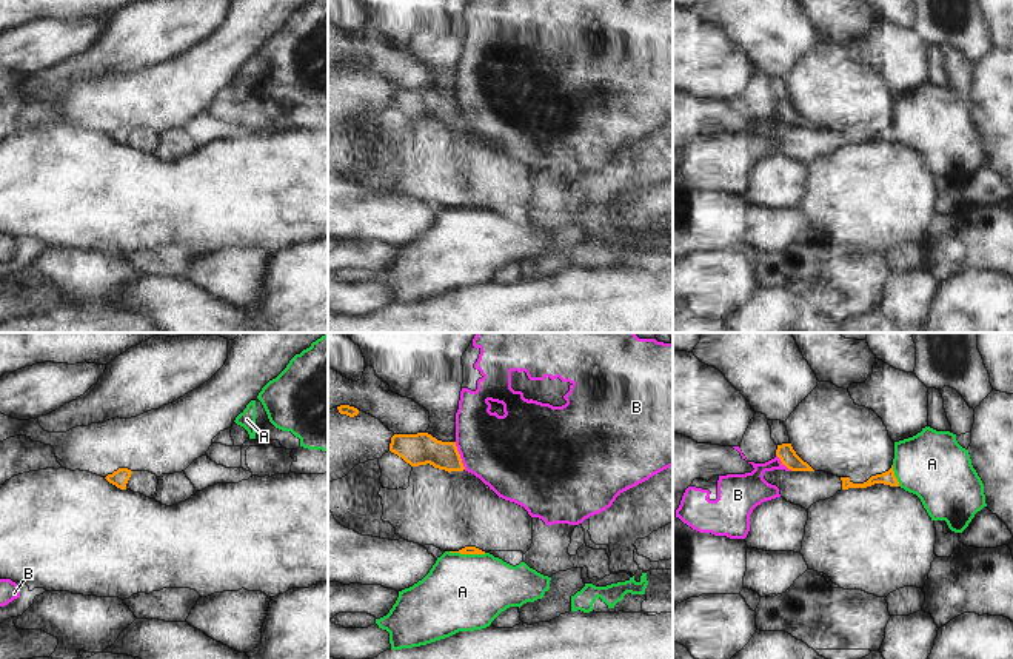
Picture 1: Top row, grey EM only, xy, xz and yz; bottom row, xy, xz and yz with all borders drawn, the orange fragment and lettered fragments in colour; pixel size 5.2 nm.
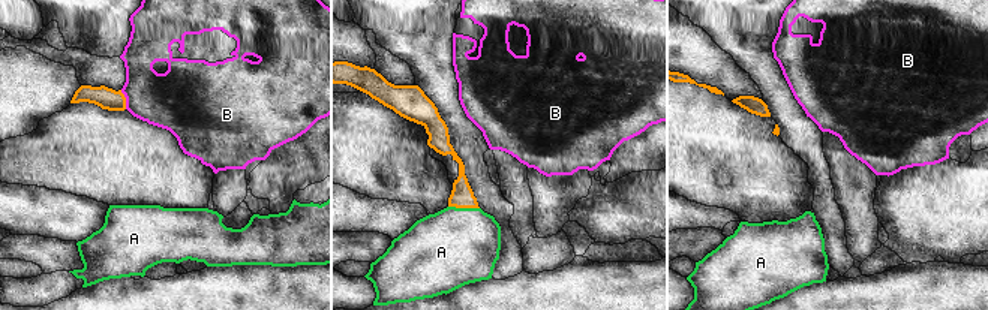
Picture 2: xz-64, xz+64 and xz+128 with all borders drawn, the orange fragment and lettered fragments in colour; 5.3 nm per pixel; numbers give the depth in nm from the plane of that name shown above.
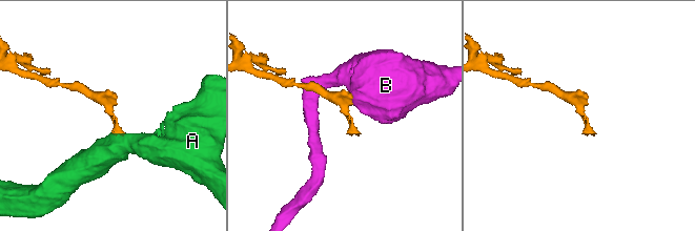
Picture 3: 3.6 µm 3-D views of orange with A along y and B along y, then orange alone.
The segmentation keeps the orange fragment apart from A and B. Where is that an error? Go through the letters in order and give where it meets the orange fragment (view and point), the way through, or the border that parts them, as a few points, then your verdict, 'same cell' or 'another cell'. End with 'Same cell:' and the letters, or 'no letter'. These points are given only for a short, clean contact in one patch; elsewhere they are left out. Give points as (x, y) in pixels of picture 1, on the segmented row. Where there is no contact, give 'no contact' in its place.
A: contact xz (467, 553); way xz (468, 550), (467, 553), (467, 581), (462, 592); same cell
B: contact xz (459, 456); border xz (454, 442), (465, 468); another cell
Same cell: A

